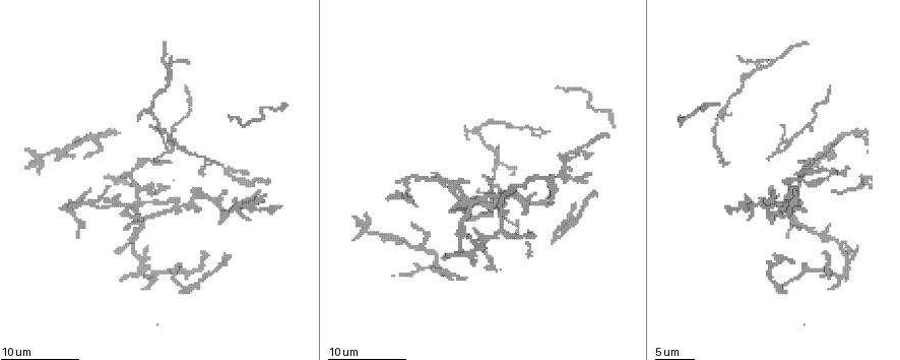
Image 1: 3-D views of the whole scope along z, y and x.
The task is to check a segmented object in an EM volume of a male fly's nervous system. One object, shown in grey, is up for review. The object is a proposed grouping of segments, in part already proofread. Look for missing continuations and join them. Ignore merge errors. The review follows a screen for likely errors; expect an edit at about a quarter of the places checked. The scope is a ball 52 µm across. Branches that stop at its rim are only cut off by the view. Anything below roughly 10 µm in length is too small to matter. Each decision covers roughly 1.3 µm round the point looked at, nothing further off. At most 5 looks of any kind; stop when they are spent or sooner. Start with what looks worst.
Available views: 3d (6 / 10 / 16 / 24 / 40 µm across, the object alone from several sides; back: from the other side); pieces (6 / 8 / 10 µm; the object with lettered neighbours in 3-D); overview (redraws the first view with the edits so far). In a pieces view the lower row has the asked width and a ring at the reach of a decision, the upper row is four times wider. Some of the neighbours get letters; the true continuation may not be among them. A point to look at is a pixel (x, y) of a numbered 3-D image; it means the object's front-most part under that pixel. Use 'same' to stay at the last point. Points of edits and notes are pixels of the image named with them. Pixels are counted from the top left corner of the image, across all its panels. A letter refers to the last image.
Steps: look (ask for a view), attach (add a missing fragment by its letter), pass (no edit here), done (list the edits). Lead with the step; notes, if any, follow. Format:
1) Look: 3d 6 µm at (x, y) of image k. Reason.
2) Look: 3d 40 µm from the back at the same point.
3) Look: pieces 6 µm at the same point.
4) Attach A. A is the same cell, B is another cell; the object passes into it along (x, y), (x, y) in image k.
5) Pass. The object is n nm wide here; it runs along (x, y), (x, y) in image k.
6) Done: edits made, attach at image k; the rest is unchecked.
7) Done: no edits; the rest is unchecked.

Look: 3d 10 µm at (39, 175) of image 1. Branch stops here.

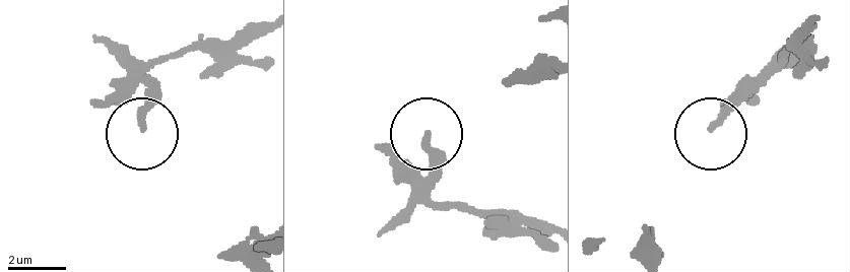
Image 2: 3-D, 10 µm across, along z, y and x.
Look: pieces 6 µm at (142, 124) of image 2.

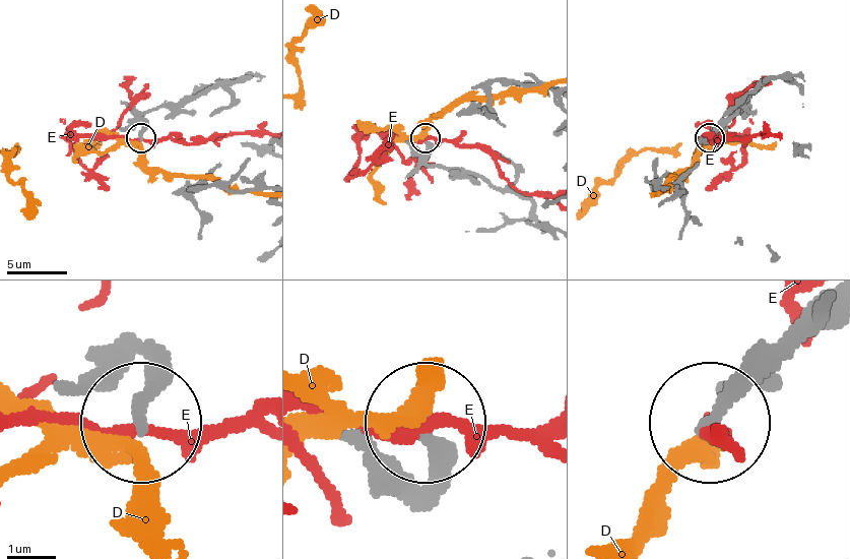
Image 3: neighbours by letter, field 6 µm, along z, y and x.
Pass. The object is 240 nm wide here; D and E are other cells; none of them fits.

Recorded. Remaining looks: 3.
Look: pieces 8 µm at (769, 185) of image 1. Free end.

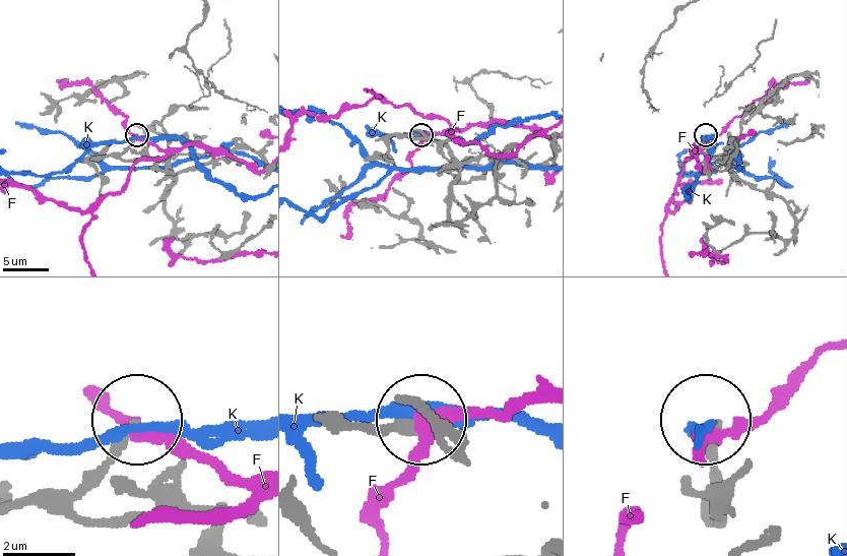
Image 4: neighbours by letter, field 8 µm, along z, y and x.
Pass. The object is 230 nm wide here; F and K are other cells; it runs along (362, 427), (413, 427) in image 4; none of them fits.

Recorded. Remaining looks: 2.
Look: pieces 6 µm at (807, 210) of image 1. An open end.

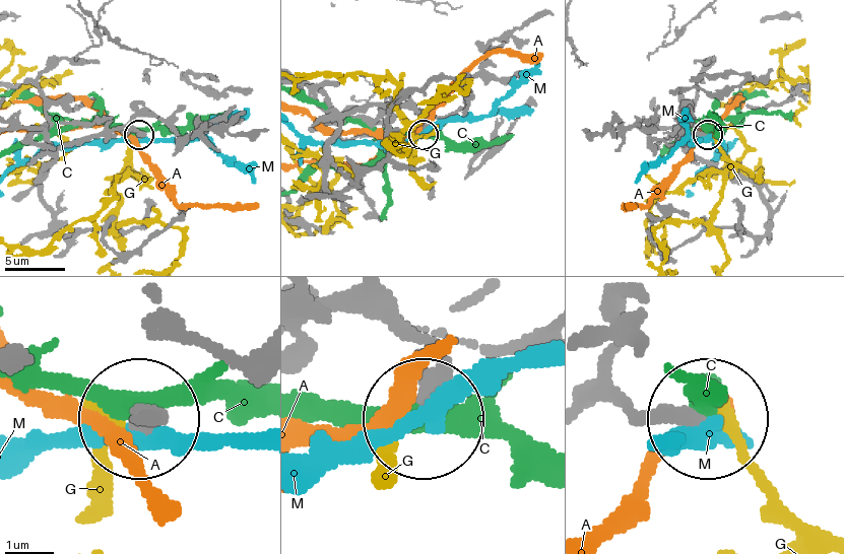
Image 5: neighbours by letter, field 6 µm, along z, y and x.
Pass. A, C, G and M are other cells; no lettered fragment goes on from it.

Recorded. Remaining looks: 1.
Done: no edits; the rest is unchecked.

